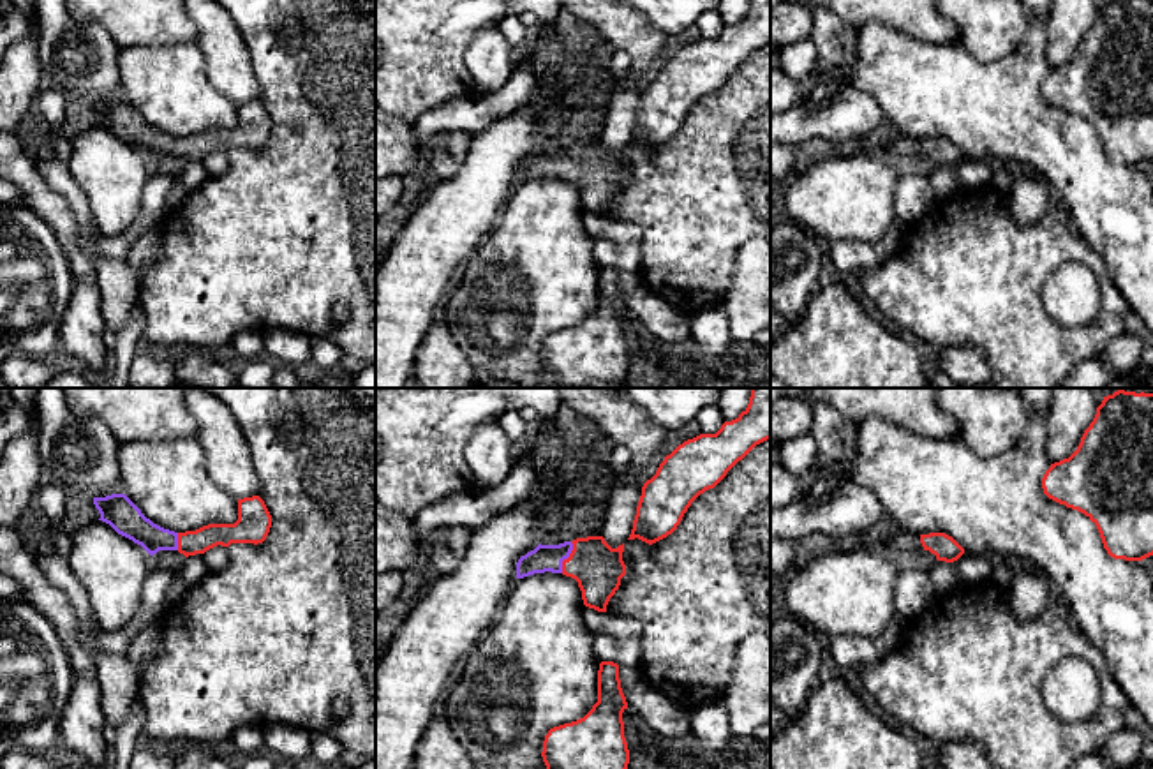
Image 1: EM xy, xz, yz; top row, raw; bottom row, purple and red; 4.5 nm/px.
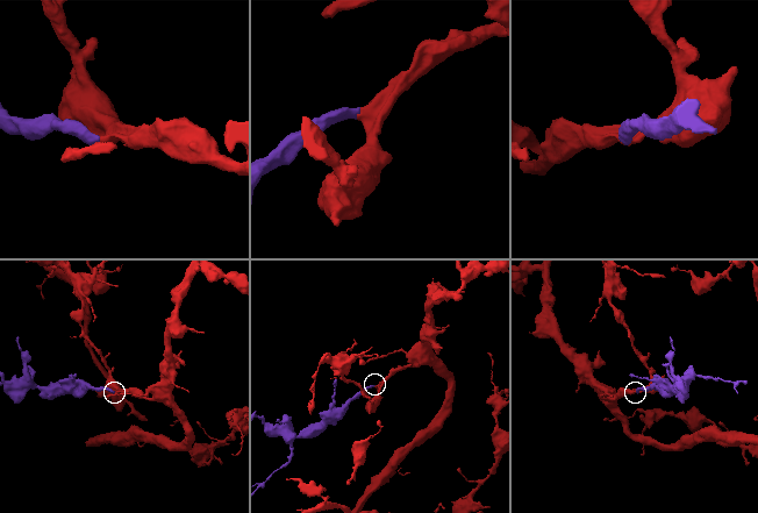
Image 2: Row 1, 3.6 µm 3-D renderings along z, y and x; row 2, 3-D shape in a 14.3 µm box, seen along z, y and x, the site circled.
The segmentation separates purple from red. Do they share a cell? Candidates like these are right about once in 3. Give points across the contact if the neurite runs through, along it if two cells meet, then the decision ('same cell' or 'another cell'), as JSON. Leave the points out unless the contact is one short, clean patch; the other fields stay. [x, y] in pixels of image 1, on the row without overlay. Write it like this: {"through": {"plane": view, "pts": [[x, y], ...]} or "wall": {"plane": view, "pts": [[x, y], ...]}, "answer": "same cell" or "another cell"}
{"through": {"plane": "xz", "pts": [[545, 163], [566, 163], [587, 164], [598, 173]]}, "answer": "same cell"}

